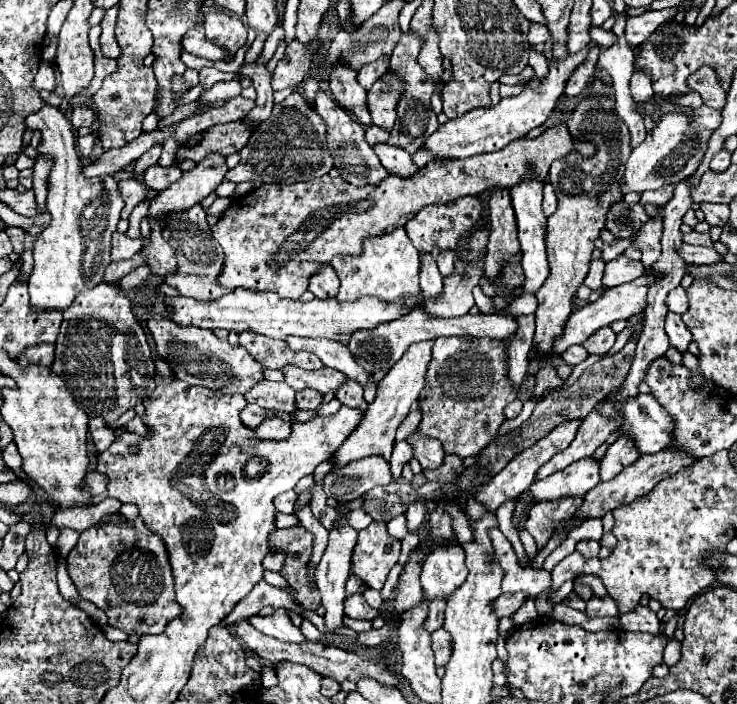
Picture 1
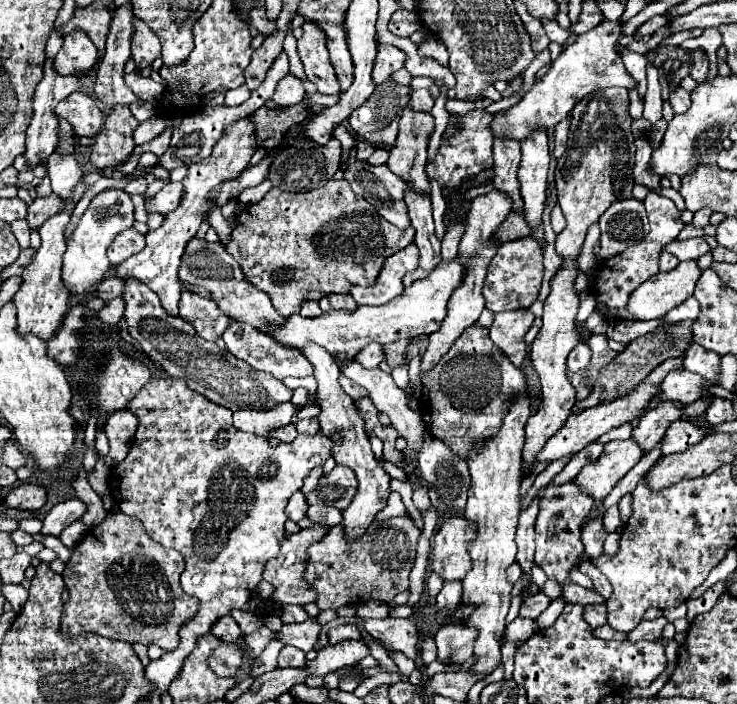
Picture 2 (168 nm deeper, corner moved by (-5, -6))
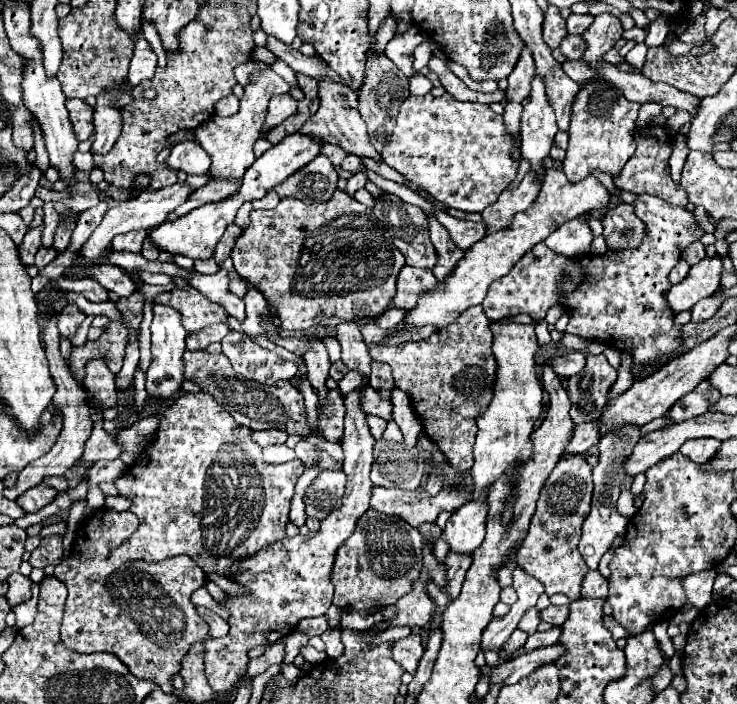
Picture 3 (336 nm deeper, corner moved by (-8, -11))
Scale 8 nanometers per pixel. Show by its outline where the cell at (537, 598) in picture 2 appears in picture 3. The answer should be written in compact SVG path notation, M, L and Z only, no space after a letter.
M550 605L550 607L546 607L546 609L540 611L540 619L548 621L552 625L564 623L566 617L568 617L568 607L554 607L554 605Z

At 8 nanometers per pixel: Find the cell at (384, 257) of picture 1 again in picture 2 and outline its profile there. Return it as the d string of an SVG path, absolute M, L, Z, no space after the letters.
M411 244L409 248L399 250L397 254L385 260L385 266L375 286L369 286L369 288L355 286L351 296L361 306L363 304L371 304L371 306L387 304L403 292L403 282L401 282L403 276L409 272L415 272L417 266L419 266L419 254L417 254L417 248Z

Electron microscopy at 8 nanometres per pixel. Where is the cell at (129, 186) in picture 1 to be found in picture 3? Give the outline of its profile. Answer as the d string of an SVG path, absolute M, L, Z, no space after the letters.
M214 179L210 183L206 183L204 187L192 191L192 195L188 195L188 199L176 207L176 215L182 217L186 213L190 213L192 209L200 207L200 205L206 205L206 203L214 203L214 201L220 201L220 199L226 199L230 195L234 195L236 191L240 189L240 179L238 181L230 181L230 179Z

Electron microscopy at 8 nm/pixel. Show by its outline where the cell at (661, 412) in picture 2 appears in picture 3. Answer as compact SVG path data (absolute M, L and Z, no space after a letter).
M702 381L700 385L696 385L694 391L684 395L684 399L678 399L674 403L674 407L668 409L668 413L664 417L668 419L670 425L682 423L686 419L692 419L692 417L706 413L708 407L714 405L718 399L720 399L720 393L714 387L710 387L708 381Z

